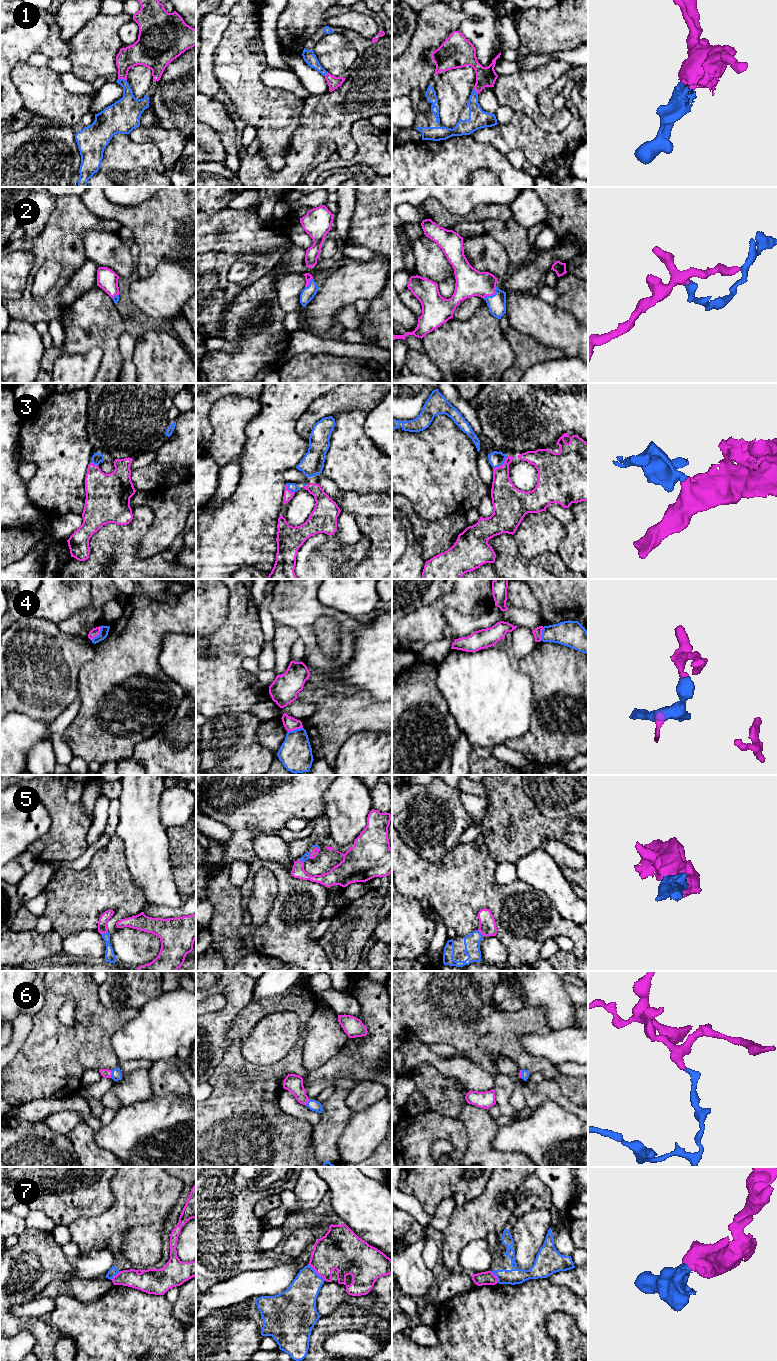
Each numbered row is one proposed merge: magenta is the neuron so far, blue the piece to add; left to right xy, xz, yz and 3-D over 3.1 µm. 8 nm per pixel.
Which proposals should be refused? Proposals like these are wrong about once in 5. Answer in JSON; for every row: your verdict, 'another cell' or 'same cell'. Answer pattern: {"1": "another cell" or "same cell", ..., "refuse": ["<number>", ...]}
{"1": "same cell", "2": "same cell", "3": "same cell", "4": "same cell", "5": "same cell", "6": "same cell", "7": "another cell", "refuse": ["7"]}

